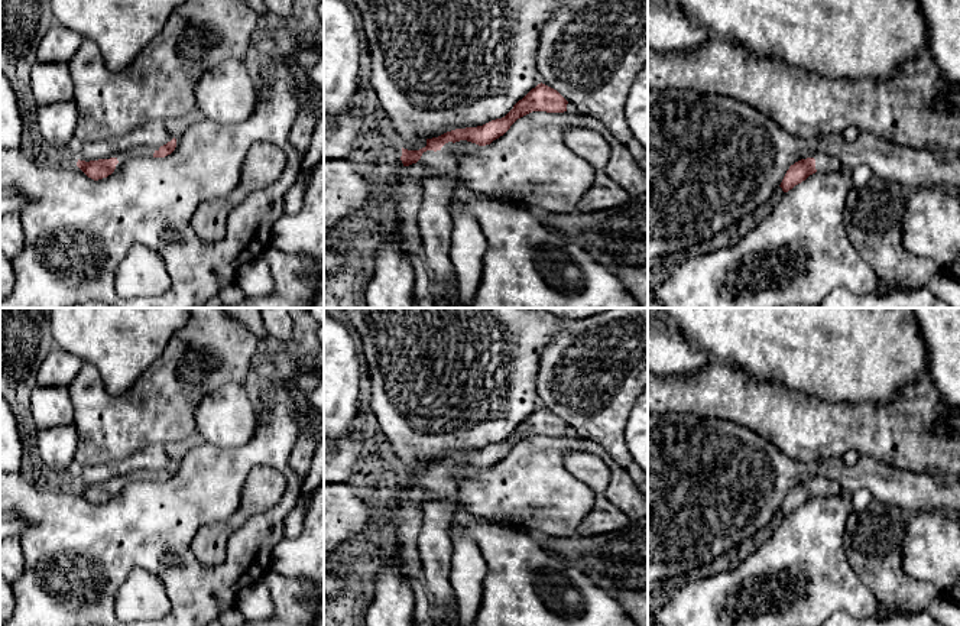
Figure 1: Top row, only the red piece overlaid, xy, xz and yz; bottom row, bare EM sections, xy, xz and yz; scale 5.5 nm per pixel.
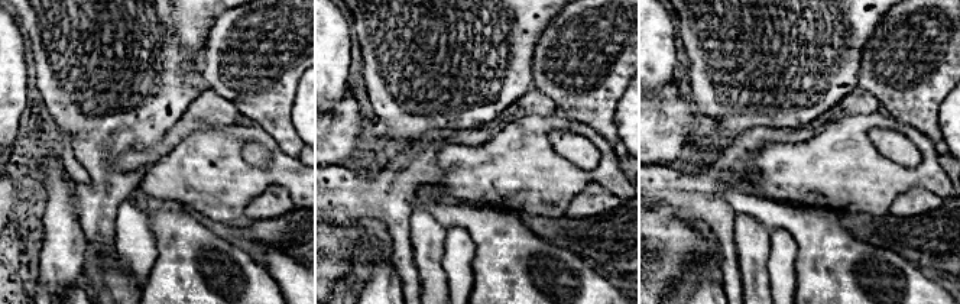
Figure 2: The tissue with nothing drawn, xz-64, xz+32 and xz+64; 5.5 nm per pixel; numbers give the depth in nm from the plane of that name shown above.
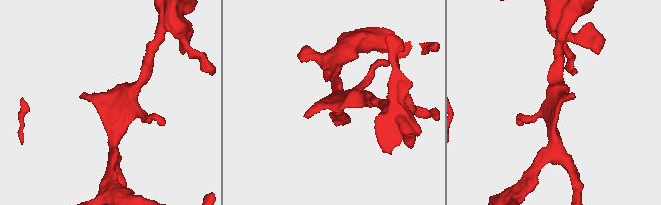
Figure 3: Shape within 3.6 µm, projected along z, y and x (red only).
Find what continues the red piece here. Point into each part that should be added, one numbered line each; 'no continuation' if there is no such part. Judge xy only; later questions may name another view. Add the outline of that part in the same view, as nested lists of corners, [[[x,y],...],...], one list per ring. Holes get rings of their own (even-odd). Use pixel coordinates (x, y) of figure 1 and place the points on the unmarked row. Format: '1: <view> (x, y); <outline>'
1: xy (138, 474); [[[134,470],[124,476],[113,477],[104,483],[116,481],[119,487],[116,489],[116,494],[119,494],[129,483],[132,481],[153,481],[153,477],[159,474],[156,470]]]

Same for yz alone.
1: yz (826, 487); [[[814,477],[808,481],[814,481],[815,483],[815,493],[817,496],[837,496],[841,494],[841,487],[836,480],[831,479],[826,479],[826,477]]]

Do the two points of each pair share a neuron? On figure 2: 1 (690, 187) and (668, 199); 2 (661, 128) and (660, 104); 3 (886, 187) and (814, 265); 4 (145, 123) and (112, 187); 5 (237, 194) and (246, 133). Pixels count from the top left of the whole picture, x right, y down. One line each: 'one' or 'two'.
1: one
2: one
3: two
4: one
5: one

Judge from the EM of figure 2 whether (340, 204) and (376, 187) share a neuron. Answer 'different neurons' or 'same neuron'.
same neuron

